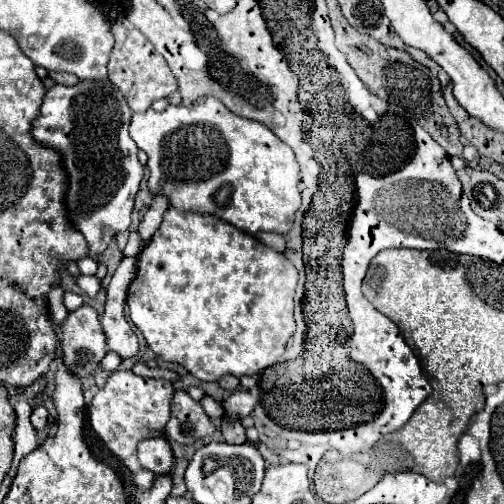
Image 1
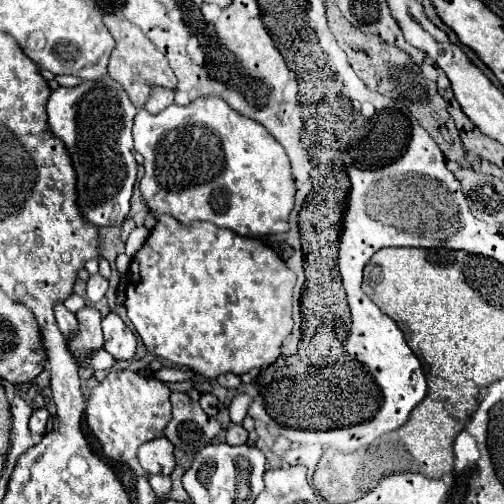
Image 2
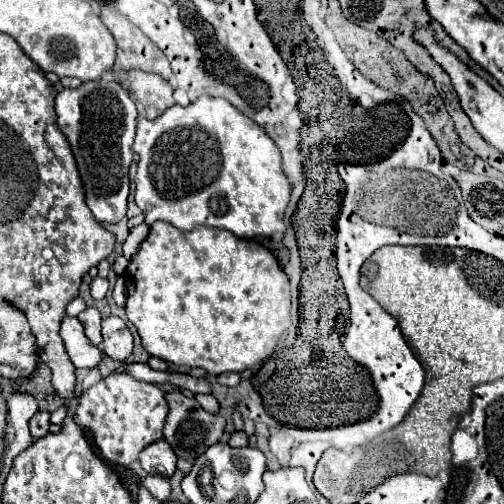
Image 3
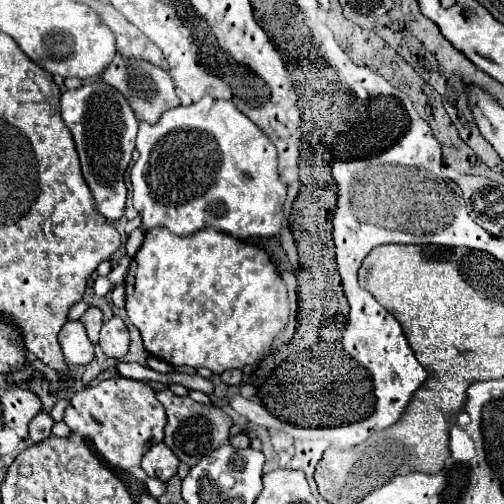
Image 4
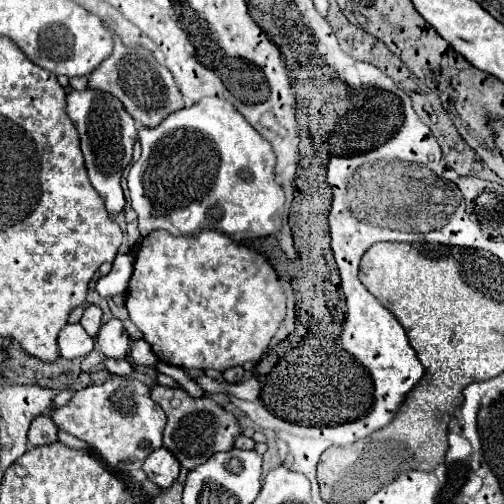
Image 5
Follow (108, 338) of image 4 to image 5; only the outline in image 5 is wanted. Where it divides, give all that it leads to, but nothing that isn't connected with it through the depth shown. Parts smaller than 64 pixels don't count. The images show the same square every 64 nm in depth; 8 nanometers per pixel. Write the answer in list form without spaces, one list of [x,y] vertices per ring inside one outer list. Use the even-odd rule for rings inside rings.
[[[112,318],[106,324],[102,324],[100,334],[98,334],[98,344],[100,350],[108,356],[108,358],[124,358],[128,354],[130,348],[130,338],[126,328],[122,326],[120,320]]]

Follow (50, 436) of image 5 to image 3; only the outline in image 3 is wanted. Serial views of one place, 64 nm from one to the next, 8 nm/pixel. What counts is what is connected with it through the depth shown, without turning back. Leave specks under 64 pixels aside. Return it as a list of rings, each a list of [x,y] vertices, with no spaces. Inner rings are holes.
[[[36,412],[30,420],[30,432],[32,438],[42,438],[48,434],[50,428],[50,414],[48,412]]]

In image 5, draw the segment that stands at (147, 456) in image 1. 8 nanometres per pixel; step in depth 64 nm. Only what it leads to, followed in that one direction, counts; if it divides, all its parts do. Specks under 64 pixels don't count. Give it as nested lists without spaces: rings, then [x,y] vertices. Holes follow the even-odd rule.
[[[160,446],[146,458],[144,472],[154,484],[158,484],[160,488],[168,488],[178,478],[180,462],[164,446]]]

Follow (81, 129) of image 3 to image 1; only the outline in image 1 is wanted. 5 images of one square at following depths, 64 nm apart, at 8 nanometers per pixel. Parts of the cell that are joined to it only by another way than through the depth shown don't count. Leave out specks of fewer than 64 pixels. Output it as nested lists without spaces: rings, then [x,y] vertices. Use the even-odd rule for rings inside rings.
[[[80,80],[76,86],[54,84],[52,88],[48,88],[40,106],[40,114],[32,120],[32,138],[44,148],[52,148],[62,156],[62,166],[68,176],[68,190],[64,198],[66,214],[70,224],[88,242],[86,256],[92,260],[98,260],[98,256],[108,248],[112,238],[130,228],[134,198],[144,178],[144,168],[138,162],[138,146],[128,136],[130,116],[132,110],[128,108],[122,92],[110,80]]]

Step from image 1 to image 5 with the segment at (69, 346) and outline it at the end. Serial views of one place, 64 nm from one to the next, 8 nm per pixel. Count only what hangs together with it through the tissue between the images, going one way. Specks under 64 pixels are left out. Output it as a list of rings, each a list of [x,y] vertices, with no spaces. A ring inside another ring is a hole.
[[[86,306],[80,324],[84,326],[84,330],[86,330],[92,338],[98,336],[98,330],[100,330],[100,318],[102,318],[102,310],[100,310],[98,306]]]

